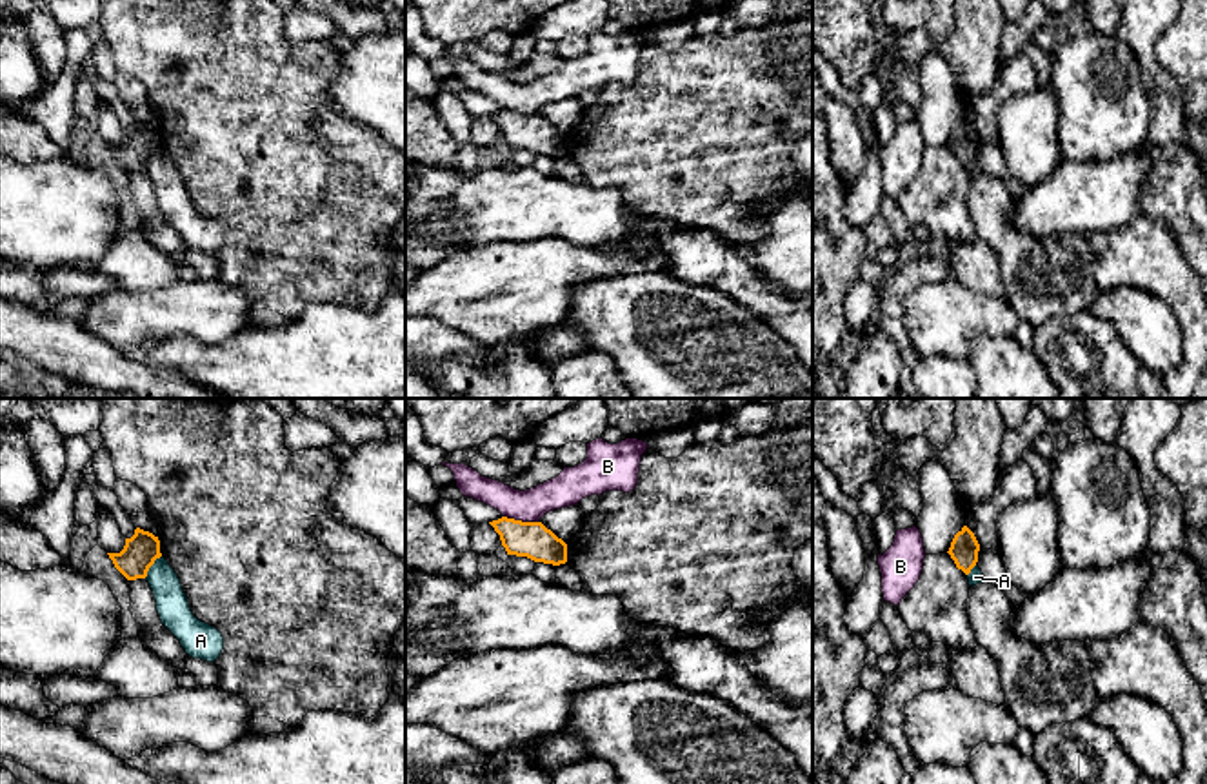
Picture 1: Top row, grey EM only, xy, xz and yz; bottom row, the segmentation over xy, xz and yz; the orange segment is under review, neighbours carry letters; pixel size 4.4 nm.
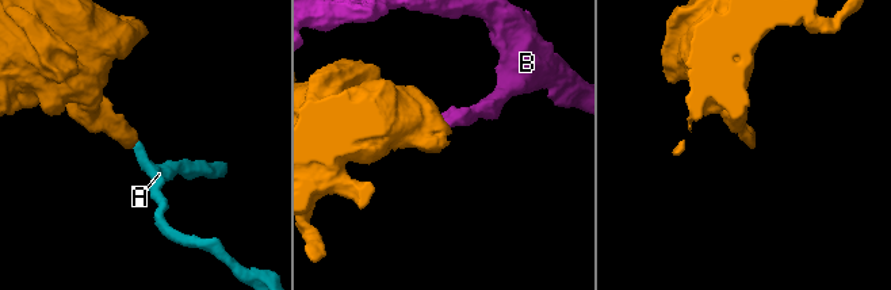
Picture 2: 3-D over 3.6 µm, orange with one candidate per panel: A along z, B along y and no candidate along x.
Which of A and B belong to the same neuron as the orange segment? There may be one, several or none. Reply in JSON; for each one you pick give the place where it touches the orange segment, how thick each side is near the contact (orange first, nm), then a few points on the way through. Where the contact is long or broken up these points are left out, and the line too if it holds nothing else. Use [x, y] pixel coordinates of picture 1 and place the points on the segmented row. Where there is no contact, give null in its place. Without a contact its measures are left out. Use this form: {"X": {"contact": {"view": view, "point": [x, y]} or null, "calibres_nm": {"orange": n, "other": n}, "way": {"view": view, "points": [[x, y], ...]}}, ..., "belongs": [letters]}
{"belongs": []}

